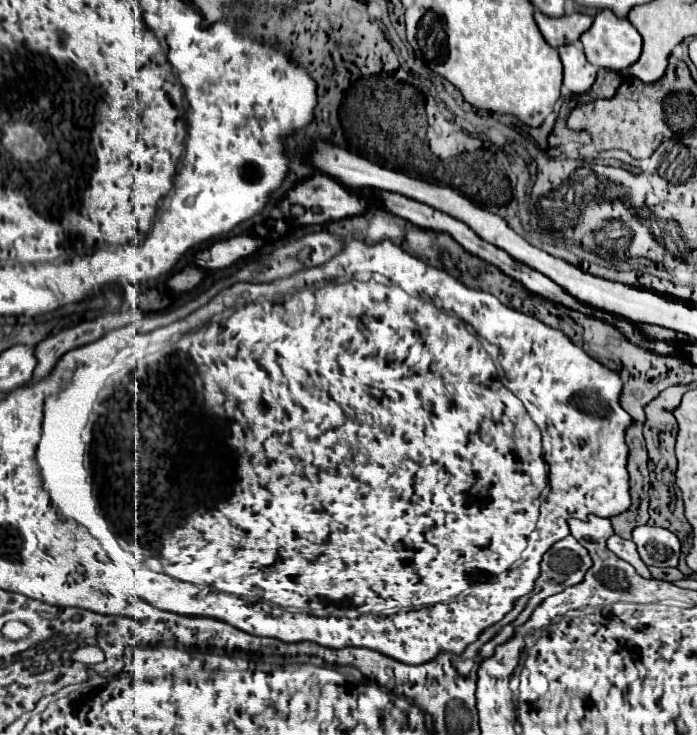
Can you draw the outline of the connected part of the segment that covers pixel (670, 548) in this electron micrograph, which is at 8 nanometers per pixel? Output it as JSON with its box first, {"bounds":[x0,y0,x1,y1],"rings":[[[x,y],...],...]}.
{"bounds":[632,524,680,566],"rings":[[[648,524],[638,526],[632,532],[632,540],[646,566],[678,566],[680,540],[670,530]]]}

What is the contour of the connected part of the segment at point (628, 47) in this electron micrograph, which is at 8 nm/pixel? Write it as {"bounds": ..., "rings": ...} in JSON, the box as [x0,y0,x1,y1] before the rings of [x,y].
{"bounds":[580,10,642,72],"rings":[[[600,10],[594,18],[592,28],[588,32],[584,32],[580,40],[584,44],[584,52],[586,52],[588,62],[598,68],[622,72],[626,68],[630,68],[642,54],[642,36],[638,34],[638,30],[626,18],[614,16],[610,10]]]}

